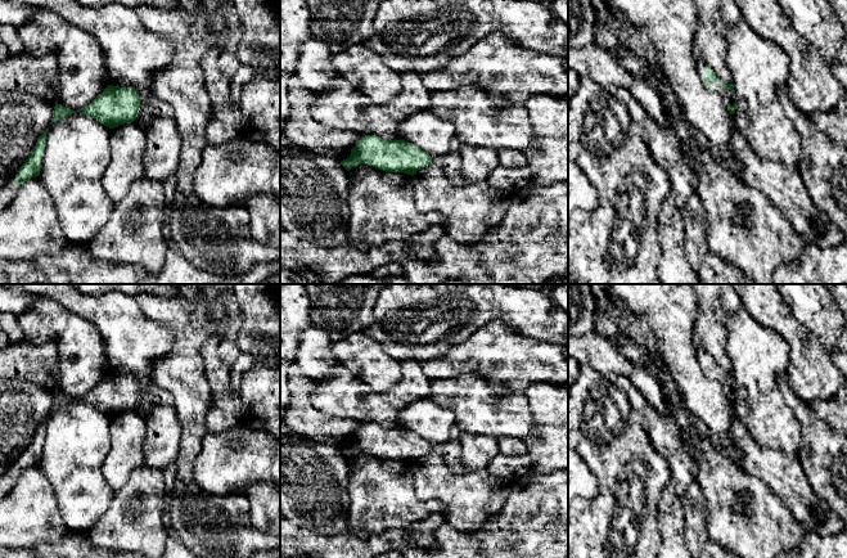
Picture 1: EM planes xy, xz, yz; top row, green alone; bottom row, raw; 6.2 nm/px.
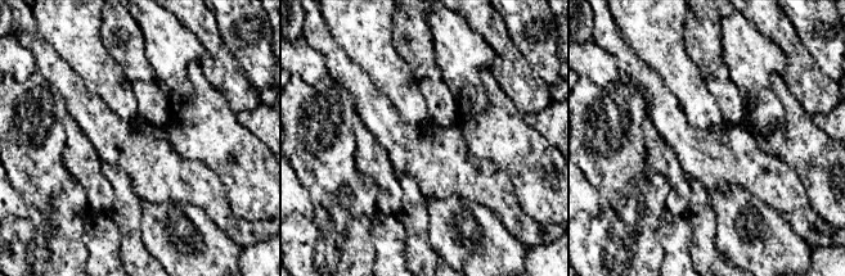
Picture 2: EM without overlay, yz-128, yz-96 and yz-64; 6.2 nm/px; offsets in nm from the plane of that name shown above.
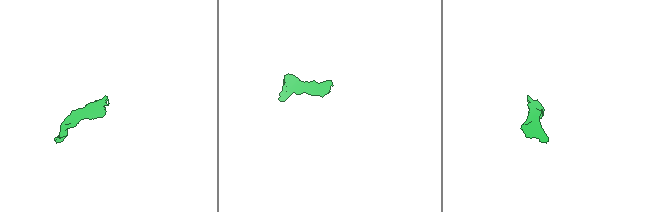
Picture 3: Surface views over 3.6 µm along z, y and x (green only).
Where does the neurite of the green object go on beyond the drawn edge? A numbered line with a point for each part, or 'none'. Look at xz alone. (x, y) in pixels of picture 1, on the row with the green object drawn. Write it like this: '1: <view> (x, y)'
1: xz (450, 163)

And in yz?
1: yz (726, 94)

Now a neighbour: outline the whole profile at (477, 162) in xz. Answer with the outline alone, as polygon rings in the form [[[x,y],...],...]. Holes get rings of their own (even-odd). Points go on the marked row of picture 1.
[[[460,145],[459,154],[460,174],[468,183],[487,180],[499,166],[497,152],[487,147]]]

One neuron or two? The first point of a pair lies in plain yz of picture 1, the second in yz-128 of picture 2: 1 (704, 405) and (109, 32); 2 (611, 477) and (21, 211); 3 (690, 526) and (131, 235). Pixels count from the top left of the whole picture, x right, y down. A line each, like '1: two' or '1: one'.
1: two
2: two
3: one

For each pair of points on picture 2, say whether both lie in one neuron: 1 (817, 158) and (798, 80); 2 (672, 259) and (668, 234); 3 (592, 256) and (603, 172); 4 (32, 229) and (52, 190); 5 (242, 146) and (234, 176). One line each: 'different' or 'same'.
1: different
2: same
3: same
4: same
5: same

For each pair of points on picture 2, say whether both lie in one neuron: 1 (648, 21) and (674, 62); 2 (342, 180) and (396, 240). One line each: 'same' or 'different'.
1: same
2: different

